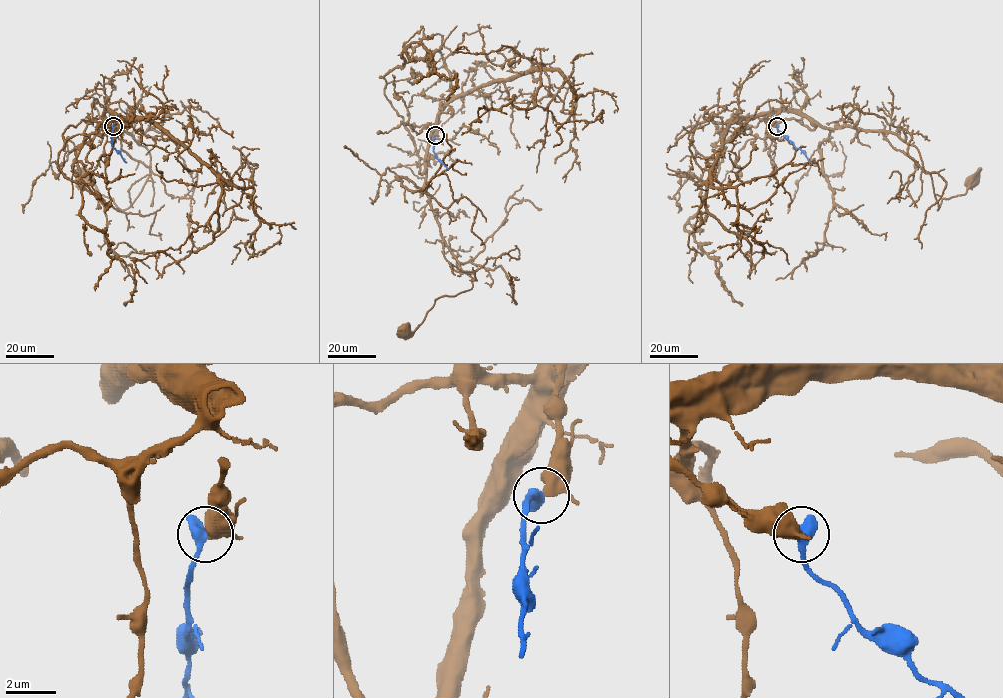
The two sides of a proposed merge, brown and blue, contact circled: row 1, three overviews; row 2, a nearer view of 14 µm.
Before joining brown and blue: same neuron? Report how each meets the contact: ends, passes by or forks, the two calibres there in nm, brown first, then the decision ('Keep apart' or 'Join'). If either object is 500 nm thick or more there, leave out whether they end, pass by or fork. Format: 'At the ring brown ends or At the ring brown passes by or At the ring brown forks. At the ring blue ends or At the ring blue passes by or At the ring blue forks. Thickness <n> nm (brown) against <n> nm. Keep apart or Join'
Thickness 380 nm (brown) against 600 nm. Join

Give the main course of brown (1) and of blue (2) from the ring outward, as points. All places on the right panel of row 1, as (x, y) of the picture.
1: (777, 127), (758, 116), (791, 111), (834, 128), (895, 133), (918, 150), (937, 209), (973, 182)
2: (777, 127), (811, 162)

